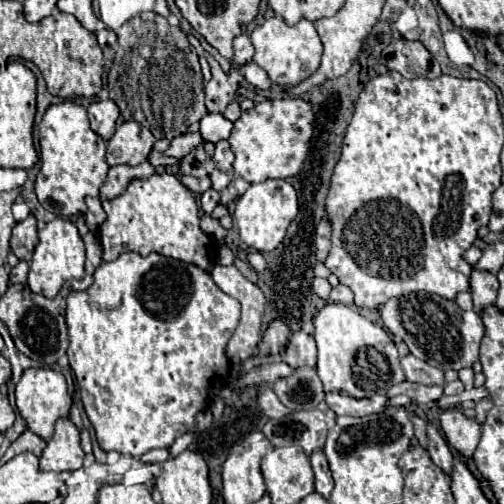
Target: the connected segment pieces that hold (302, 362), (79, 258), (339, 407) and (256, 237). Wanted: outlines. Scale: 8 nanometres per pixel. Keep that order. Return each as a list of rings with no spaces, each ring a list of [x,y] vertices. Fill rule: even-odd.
[[[296,332],[282,356],[282,360],[292,366],[292,368],[302,368],[302,366],[316,366],[316,344],[314,338],[304,334],[304,332]]]
[[[54,218],[42,230],[38,230],[38,246],[28,272],[28,286],[32,292],[42,294],[46,298],[56,298],[62,284],[66,280],[82,280],[84,278],[84,242],[70,220]]]
[[[328,392],[326,402],[336,412],[336,416],[366,416],[366,414],[382,410],[386,398],[374,396],[374,398],[360,398],[358,400],[358,398],[338,394],[338,392]]]
[[[264,180],[260,184],[250,184],[250,188],[238,198],[236,210],[234,210],[234,218],[240,230],[242,242],[246,242],[250,248],[258,252],[274,250],[284,240],[284,234],[292,218],[296,218],[296,210],[298,210],[298,196],[290,182]]]

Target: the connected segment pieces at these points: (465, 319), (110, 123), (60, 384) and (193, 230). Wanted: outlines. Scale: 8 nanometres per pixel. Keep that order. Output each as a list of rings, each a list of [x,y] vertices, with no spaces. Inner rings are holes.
[[[414,292],[406,298],[390,298],[380,308],[380,314],[384,326],[394,336],[400,336],[416,358],[428,362],[430,366],[440,370],[460,370],[470,368],[478,360],[484,324],[474,310],[464,312],[456,306],[456,302],[444,300],[436,294]]]
[[[102,100],[102,102],[94,102],[88,106],[90,126],[104,140],[110,140],[112,134],[116,132],[118,116],[120,116],[118,106],[112,100]]]
[[[28,368],[20,382],[16,384],[16,408],[20,416],[26,420],[28,428],[40,438],[48,440],[54,434],[54,426],[58,418],[66,418],[70,412],[72,398],[66,392],[66,378],[60,372],[46,368]]]
[[[164,172],[148,180],[134,180],[124,194],[104,202],[104,212],[106,222],[100,226],[100,242],[106,262],[116,260],[122,252],[138,252],[140,256],[156,252],[212,272],[216,264],[214,242],[200,230],[200,210],[192,192],[174,174]]]

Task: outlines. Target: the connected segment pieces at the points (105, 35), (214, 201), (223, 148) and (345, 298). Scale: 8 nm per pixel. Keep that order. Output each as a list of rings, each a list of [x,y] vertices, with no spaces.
[[[102,29],[95,33],[97,42],[103,48],[105,46],[113,46],[117,41],[117,36],[113,30]]]
[[[206,190],[202,196],[200,196],[200,206],[202,206],[202,210],[206,212],[206,214],[210,214],[216,206],[218,206],[218,202],[220,202],[220,194],[216,192],[216,190]]]
[[[220,140],[216,144],[216,150],[214,150],[214,162],[216,162],[216,168],[222,170],[222,172],[232,172],[232,162],[234,162],[234,154],[230,150],[230,144],[228,140]]]
[[[336,286],[336,288],[332,288],[332,292],[330,292],[330,302],[340,302],[340,304],[346,304],[346,306],[352,306],[354,304],[354,296],[352,296],[352,292],[350,292],[350,288],[346,288],[346,286]]]

